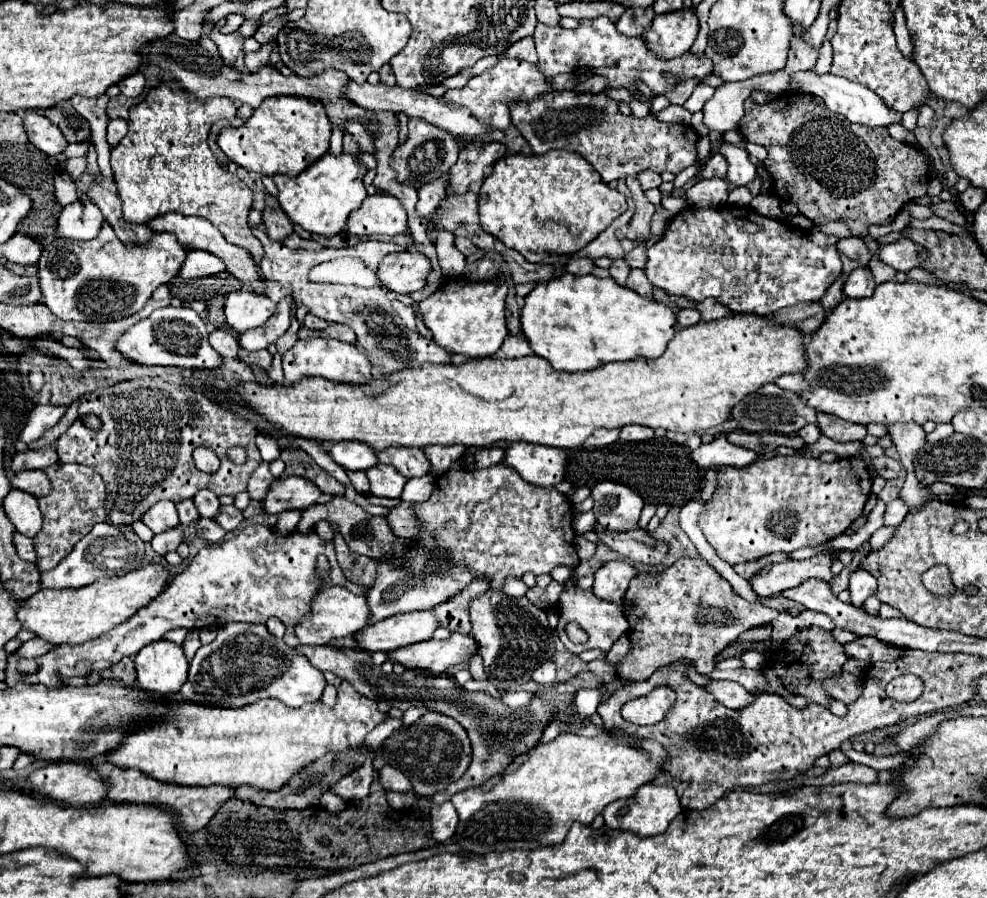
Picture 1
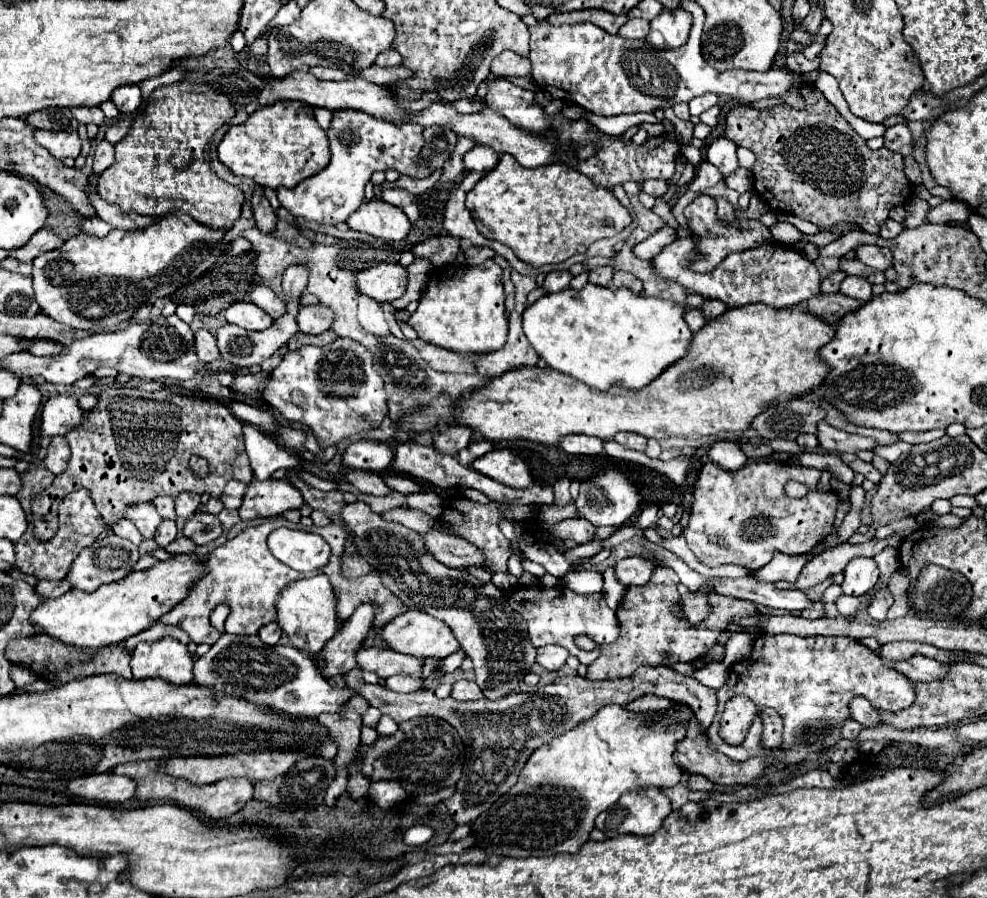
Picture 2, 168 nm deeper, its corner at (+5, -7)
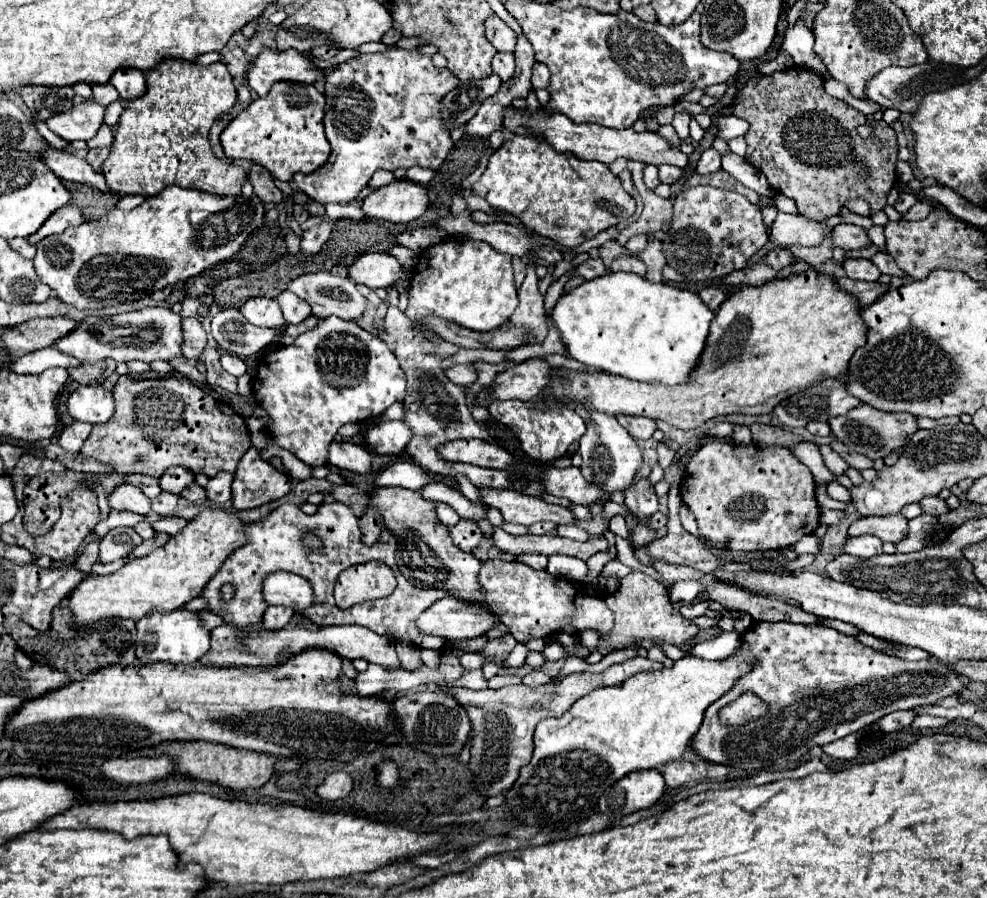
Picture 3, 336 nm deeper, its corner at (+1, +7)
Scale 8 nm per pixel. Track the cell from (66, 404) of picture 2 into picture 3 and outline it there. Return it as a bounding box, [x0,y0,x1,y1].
[67,386,115,424]

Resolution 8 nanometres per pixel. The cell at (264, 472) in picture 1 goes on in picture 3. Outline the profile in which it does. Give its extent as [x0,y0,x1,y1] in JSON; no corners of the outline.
[205,472,233,504]

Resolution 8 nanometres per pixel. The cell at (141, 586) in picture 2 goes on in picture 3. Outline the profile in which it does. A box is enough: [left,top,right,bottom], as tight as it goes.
[63,510,247,626]

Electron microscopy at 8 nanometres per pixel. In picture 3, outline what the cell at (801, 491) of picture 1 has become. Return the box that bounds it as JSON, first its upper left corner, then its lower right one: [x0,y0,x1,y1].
[681,440,819,552]

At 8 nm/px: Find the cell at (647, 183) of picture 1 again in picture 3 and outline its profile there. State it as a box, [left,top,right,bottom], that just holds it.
[659,166,681,184]

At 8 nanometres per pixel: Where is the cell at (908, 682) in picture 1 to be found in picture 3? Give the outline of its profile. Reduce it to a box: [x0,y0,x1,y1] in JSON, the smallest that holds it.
[689,622,969,768]

